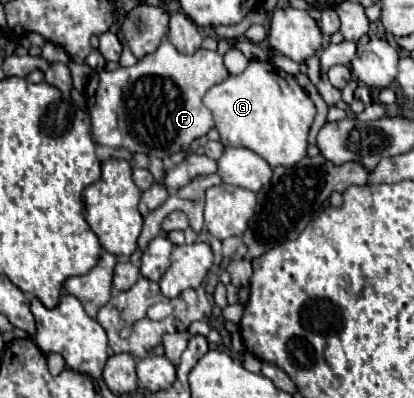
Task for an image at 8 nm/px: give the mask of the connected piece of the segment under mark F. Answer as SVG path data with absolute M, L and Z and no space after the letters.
M167 39L151 55L135 65L95 72L85 93L93 121L93 139L111 149L125 148L131 153L147 153L159 159L187 149L195 139L207 135L213 127L213 115L203 105L205 91L229 77L223 57L217 51L199 49L193 55L181 55Z

